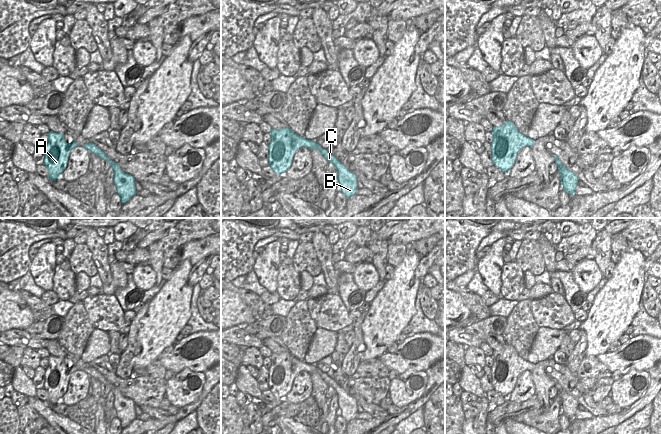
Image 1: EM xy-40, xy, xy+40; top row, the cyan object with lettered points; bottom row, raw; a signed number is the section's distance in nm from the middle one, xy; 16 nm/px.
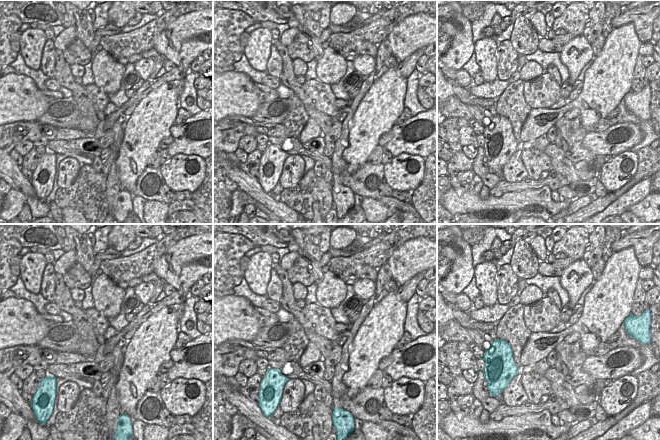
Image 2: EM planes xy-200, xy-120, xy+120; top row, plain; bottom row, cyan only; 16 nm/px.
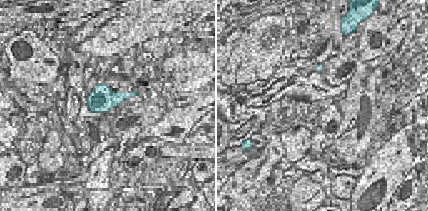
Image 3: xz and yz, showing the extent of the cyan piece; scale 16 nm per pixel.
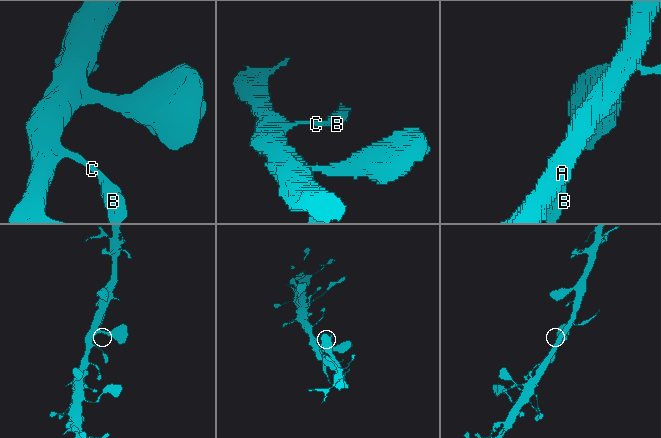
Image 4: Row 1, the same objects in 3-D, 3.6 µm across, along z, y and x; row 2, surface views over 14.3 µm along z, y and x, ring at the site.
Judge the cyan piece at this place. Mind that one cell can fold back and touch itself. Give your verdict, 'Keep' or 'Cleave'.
Keep

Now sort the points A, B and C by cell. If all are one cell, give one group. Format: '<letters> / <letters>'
A B C

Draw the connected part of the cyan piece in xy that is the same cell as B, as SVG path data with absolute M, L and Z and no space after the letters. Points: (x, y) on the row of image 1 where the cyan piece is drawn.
M290 128L272 129L270 136L268 161L269 166L276 174L285 174L292 164L294 154L299 148L318 149L321 155L331 162L338 171L338 185L341 186L341 192L347 199L356 195L358 189L357 176L350 172L337 158L323 149L316 141L300 137Z

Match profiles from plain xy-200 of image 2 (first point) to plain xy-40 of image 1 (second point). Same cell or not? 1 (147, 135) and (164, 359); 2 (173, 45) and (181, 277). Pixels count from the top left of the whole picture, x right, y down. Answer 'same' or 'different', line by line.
1: different
2: different

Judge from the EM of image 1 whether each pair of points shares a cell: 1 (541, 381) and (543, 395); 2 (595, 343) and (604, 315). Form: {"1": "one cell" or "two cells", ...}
{"1": "one cell", "2": "one cell"}

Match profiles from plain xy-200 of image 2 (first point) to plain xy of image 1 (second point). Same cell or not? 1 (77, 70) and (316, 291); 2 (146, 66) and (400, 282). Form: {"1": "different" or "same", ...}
{"1": "different", "2": "different"}

